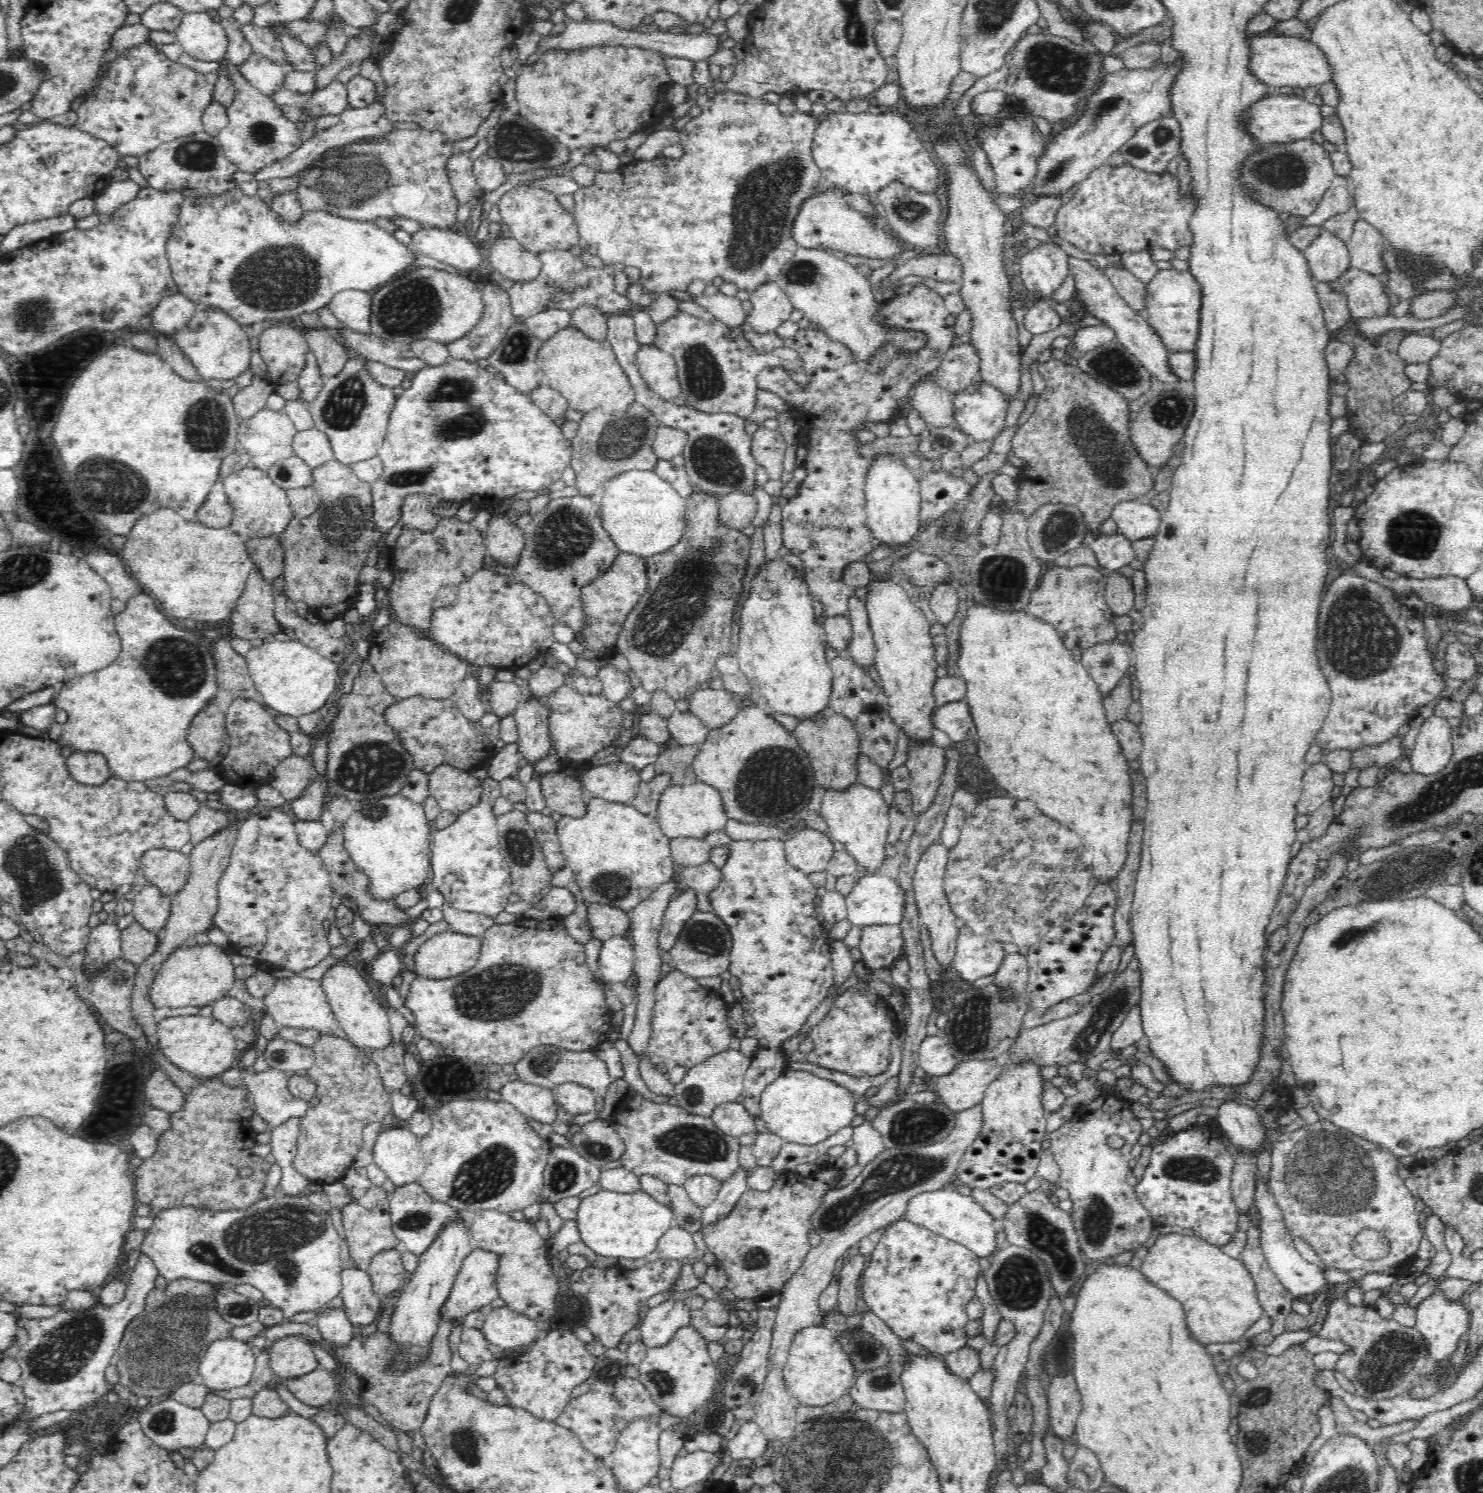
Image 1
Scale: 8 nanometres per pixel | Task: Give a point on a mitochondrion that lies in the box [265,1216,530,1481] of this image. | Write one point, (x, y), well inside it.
(465, 1444)

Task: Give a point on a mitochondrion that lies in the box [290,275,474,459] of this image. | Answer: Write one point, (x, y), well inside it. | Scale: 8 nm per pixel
(341, 410)

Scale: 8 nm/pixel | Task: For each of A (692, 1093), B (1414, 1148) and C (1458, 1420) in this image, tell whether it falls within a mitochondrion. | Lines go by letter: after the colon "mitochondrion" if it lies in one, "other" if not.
A: mitochondrion
B: other
C: other

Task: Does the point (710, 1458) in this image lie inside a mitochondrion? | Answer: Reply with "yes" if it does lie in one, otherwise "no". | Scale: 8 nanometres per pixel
no

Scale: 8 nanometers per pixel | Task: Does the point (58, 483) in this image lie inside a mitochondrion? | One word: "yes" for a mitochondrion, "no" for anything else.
no

